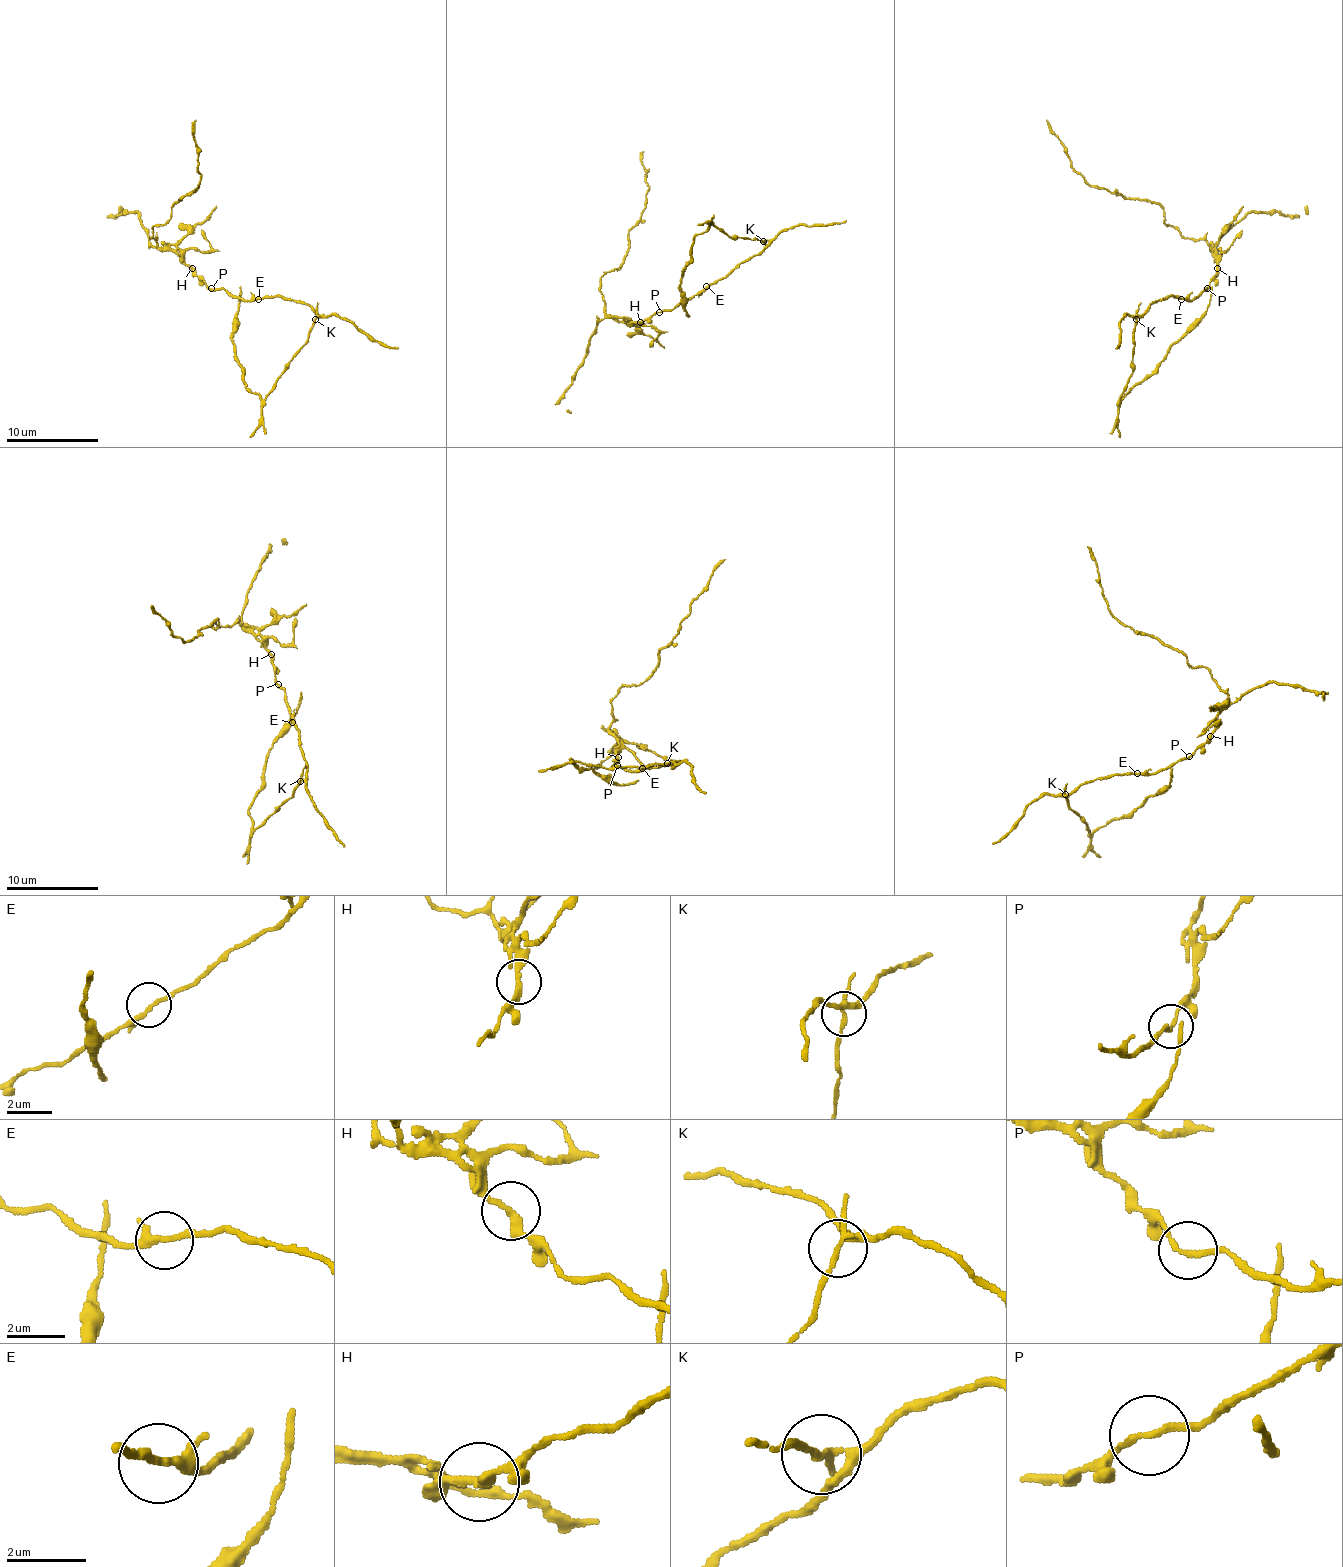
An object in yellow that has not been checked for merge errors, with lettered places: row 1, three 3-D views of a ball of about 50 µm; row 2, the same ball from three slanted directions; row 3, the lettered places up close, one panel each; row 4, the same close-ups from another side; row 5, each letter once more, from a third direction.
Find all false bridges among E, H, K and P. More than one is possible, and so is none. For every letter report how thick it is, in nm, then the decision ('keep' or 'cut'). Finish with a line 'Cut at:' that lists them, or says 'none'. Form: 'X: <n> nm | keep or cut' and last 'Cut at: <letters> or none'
E: 170 nm | keep
H: 240 nm | cut
K: 140 nm | cut
P: 170 nm | keep
Cut at: H, K

